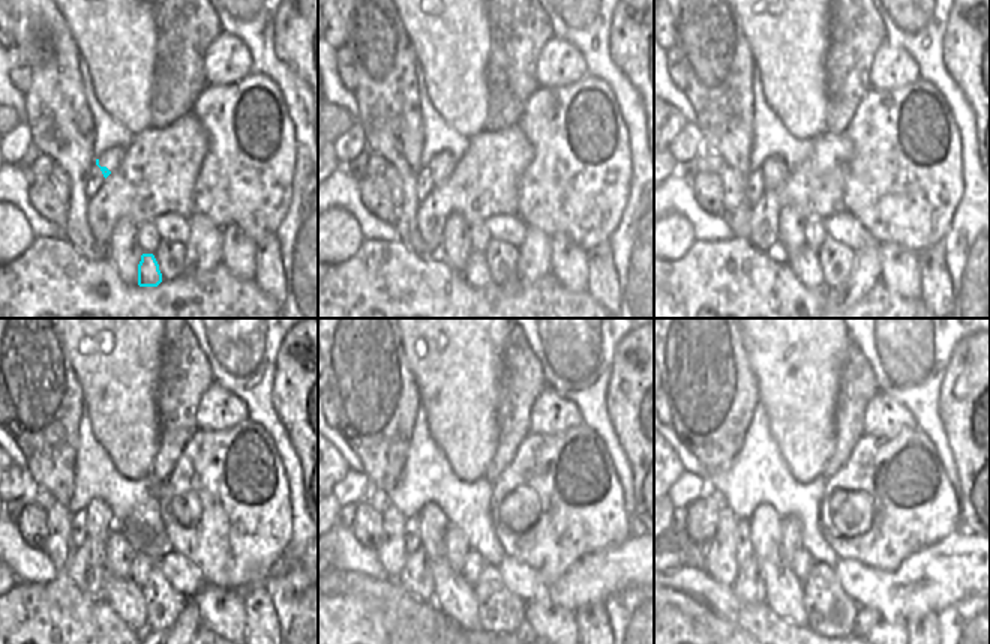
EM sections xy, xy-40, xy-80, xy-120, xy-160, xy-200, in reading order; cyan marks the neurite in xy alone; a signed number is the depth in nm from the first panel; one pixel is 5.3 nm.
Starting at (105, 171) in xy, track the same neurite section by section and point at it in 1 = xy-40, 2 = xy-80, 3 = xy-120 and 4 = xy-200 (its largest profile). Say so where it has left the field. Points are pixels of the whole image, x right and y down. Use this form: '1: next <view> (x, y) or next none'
1: next xy-40 (438, 174)
2: next xy-80 (771, 174)
3: next xy-120 (99, 520)
4: next xy-200 (783, 593)

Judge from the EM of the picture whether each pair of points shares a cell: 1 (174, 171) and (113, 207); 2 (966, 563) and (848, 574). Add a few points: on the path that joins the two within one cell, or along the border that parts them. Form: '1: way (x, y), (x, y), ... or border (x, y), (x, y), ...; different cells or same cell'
1: way (159, 171), (144, 186), (128, 194); same cell
2: way (936, 569), (923, 569), (905, 581), (876, 581); same cell

